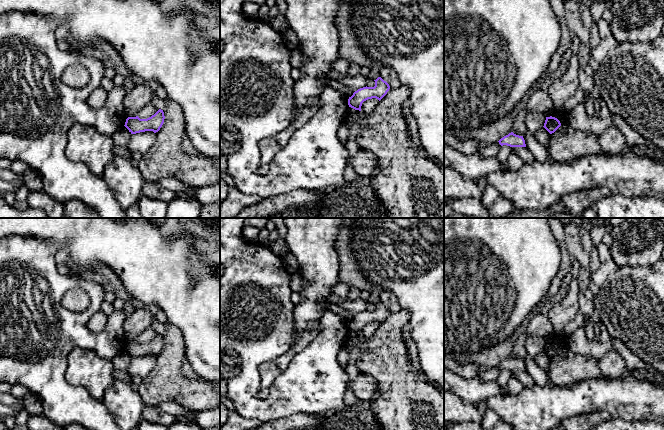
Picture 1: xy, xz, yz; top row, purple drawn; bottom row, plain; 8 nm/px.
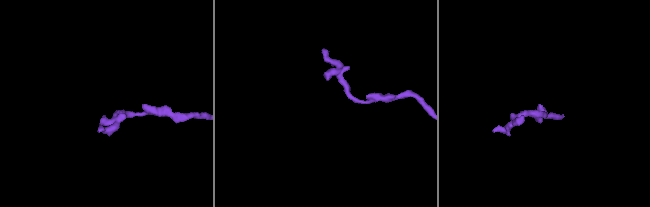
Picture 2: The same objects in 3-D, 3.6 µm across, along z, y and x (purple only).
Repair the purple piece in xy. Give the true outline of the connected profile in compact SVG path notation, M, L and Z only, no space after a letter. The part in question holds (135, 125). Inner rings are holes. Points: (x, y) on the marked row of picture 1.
M159 109L154 115L147 119L136 117L128 117L125 122L125 127L131 134L136 134L145 131L158 132L164 123L164 112Z

